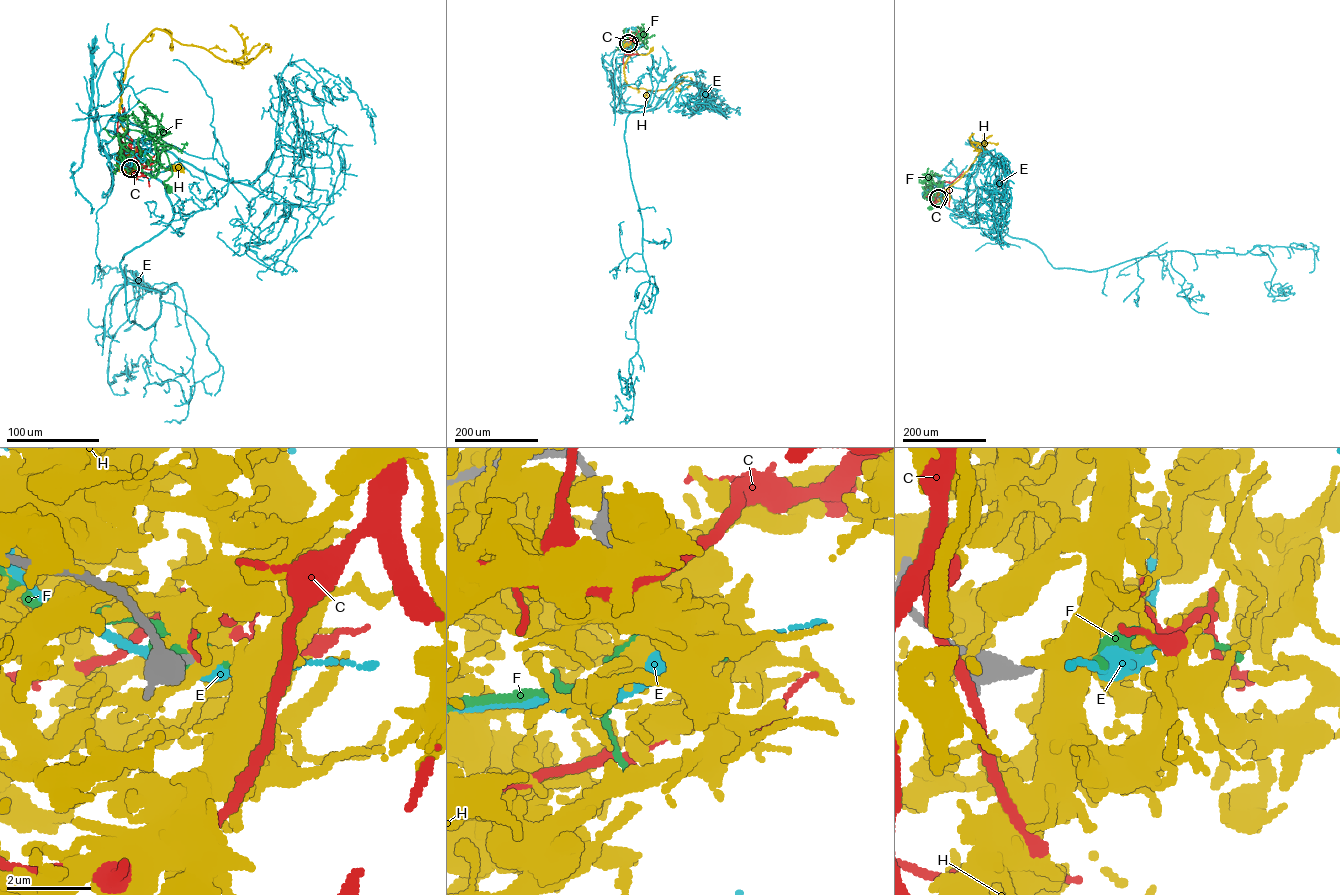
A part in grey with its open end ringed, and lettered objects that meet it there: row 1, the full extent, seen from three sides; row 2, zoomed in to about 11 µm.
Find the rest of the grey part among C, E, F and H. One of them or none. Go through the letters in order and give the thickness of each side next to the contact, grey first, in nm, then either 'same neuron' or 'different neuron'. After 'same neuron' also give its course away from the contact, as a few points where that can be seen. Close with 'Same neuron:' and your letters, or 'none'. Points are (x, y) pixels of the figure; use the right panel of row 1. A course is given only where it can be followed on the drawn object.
C: 200/130 nm | different neuron
E: 200/480 nm | same neuron | via (938, 198), (999, 199), (1005, 232), (1055, 268), (1257, 245), (1268, 296), (1291, 286), (1276, 292)
F: 200/320 nm | different neuron
H: 200/340 nm | different neuron
Same neuron: E

